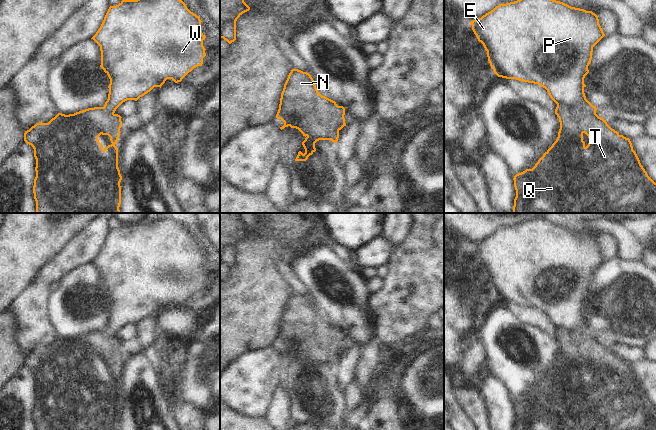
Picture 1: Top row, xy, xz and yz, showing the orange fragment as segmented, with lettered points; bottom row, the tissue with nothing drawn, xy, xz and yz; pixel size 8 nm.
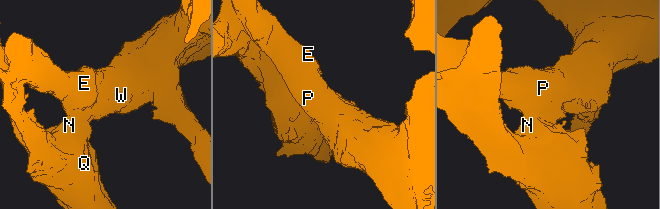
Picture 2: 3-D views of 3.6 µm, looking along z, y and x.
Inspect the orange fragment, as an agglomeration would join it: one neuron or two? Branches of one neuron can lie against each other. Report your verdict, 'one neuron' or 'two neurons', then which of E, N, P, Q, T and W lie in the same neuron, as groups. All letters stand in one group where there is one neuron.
two neurons | E P W / N Q T

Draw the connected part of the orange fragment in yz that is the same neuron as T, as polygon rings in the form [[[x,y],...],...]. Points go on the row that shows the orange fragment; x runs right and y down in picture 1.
[[[557,104],[555,114],[560,122],[560,129],[556,141],[532,169],[526,169],[516,174],[513,178],[516,190],[513,213],[656,213],[656,183],[648,176],[641,165],[629,138],[620,135],[607,124],[606,120],[594,112],[584,112],[577,108]]]

